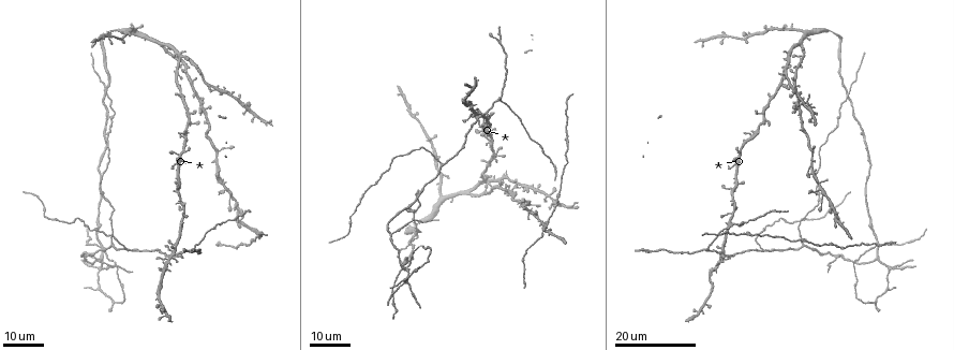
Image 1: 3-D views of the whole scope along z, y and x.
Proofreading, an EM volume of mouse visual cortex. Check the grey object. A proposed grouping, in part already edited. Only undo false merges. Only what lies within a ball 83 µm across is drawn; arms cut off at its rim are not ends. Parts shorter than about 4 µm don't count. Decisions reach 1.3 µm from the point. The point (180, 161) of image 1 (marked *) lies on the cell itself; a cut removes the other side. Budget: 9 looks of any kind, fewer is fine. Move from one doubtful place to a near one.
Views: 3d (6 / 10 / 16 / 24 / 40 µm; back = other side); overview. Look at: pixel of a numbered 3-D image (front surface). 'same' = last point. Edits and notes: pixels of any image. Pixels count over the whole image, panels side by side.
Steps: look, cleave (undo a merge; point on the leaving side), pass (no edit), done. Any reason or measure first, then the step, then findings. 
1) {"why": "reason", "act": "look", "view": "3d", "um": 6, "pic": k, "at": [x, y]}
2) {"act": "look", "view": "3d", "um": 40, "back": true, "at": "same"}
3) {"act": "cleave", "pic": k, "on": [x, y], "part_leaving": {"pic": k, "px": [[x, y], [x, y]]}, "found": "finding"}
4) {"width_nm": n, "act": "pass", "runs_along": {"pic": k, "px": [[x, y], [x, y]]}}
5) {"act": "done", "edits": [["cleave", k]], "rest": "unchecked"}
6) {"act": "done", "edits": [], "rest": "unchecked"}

{"act": "look", "view": "3d", "um": 16, "pic": 1, "at": [733, 190]}

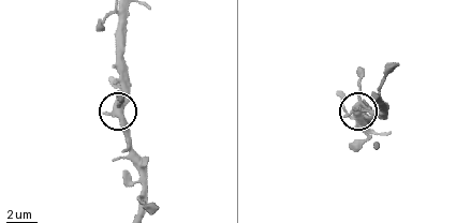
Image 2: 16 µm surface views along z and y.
{"why": "closer look", "act": "look", "view": "3d", "um": 6, "pic": 2, "at": [118, 115]}

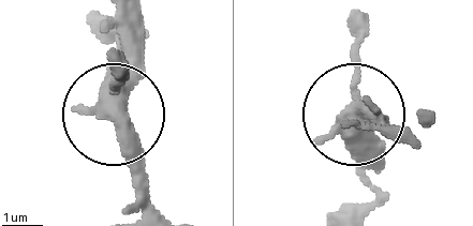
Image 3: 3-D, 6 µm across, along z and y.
{"width_nm": 370, "act": "pass", "found": "continuous, no second cell"}

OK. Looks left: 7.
{"why": "looks like a crossing", "act": "look", "view": "3d", "um": 16, "pic": 1, "at": [174, 256]}

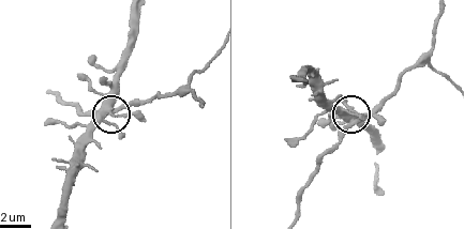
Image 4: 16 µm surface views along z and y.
{"act": "look", "view": "3d", "um": 10, "pic": 4, "at": [353, 120]}

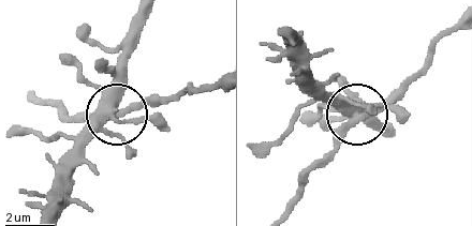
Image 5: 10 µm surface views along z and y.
{"act": "pass", "runs_along": {"pic": 5, "px": [[381, 134], [360, 116], [409, 75]]}, "found": "all the same cell"}

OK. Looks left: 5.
{"why": "three arms meet", "act": "look", "view": "3d", "um": 24, "pic": 1, "at": [439, 162]}

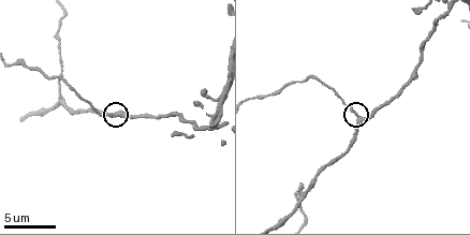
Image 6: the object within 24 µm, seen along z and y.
{"why": "closer look", "act": "look", "view": "3d", "um": 6, "pic": 6, "at": [358, 119]}

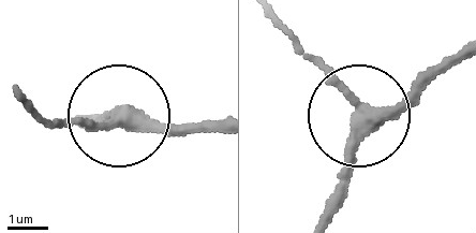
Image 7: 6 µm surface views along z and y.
{"arms": 3, "act": "pass", "runs_along": {"pic": 7, "px": [[217, 128], [35, 118]]}, "found": "all the same cell"}

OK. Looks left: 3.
{"why": "two arms in line, one across", "act": "look", "view": "3d", "um": 16, "pic": 1, "at": [183, 150]}

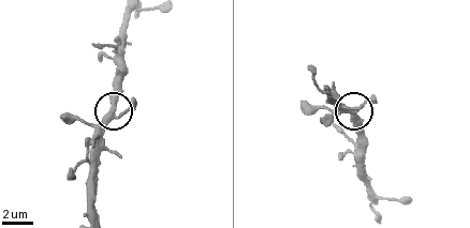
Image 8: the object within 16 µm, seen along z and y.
{"act": "look", "view": "3d", "um": 10, "pic": 8, "at": [120, 114]}

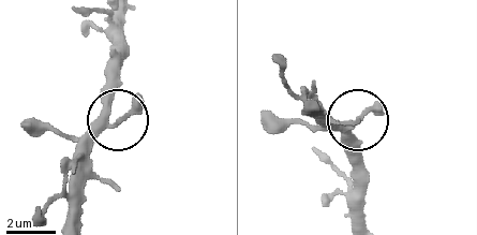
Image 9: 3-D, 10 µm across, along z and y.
{"width_nm": 260, "act": "pass", "found": "one cell here"}

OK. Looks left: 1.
{"act": "done", "edits": [], "rest": "unchecked"}

